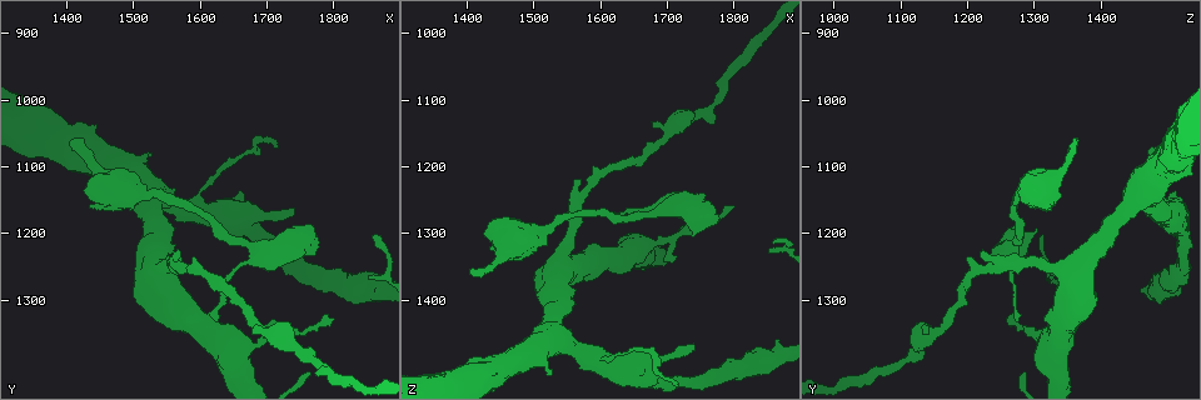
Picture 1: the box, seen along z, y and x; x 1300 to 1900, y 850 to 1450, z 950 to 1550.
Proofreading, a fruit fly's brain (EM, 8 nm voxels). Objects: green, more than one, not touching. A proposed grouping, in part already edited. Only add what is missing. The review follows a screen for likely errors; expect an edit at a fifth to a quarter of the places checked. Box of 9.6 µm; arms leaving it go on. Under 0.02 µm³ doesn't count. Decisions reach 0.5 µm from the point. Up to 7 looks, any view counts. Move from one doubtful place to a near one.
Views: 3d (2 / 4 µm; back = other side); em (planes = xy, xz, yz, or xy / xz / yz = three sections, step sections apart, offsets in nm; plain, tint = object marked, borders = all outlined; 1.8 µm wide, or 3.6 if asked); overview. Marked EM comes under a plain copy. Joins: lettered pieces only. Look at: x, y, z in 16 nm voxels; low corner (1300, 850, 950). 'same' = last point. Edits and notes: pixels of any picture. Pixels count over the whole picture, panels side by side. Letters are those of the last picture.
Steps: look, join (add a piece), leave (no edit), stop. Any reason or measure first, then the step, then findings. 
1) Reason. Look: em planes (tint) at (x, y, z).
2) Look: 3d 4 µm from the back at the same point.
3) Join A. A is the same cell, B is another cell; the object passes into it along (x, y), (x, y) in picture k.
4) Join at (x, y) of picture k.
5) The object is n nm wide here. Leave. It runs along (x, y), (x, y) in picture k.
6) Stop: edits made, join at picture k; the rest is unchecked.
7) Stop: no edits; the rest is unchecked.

Free end. Look: 3d 4 µm at (1565, 1225, 1225).

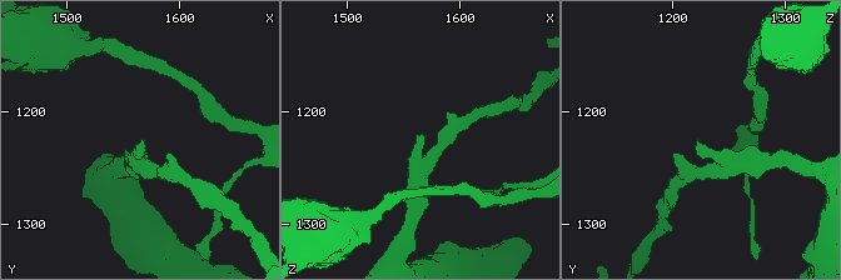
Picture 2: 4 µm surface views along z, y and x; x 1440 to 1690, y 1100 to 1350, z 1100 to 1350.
Shape alone is not enough. Look: em planes (borders) at (1566, 1228, 1220).

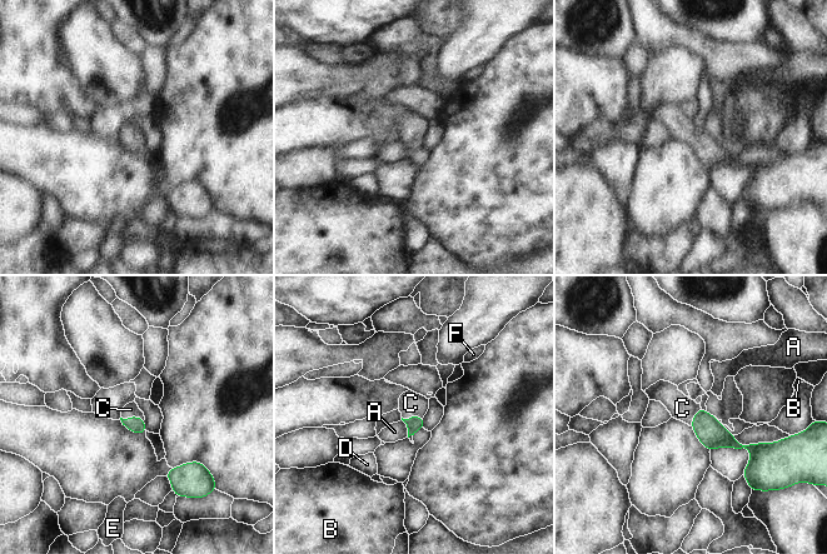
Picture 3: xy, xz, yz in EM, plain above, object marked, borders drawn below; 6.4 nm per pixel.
Join C. C is the same cell, A, B, D, E and F are other cells; the object passes into it along (134, 424), (133, 415), (130, 409) in picture 3; the cell continues.

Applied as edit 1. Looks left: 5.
Branch stops here. Look: 3d 4 µm at (1410, 1065, 1360).

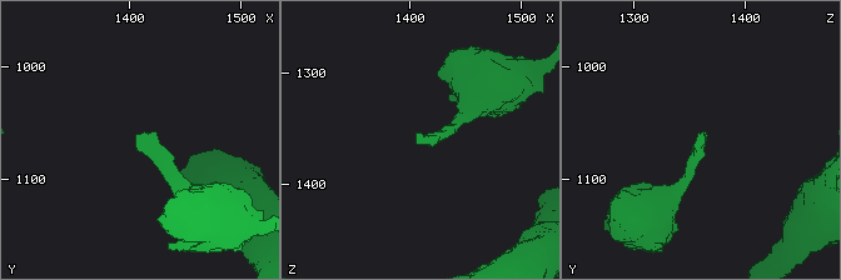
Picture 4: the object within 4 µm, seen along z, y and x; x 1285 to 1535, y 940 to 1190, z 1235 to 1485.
Look: em planes (borders) at (1408, 1062, 1364).

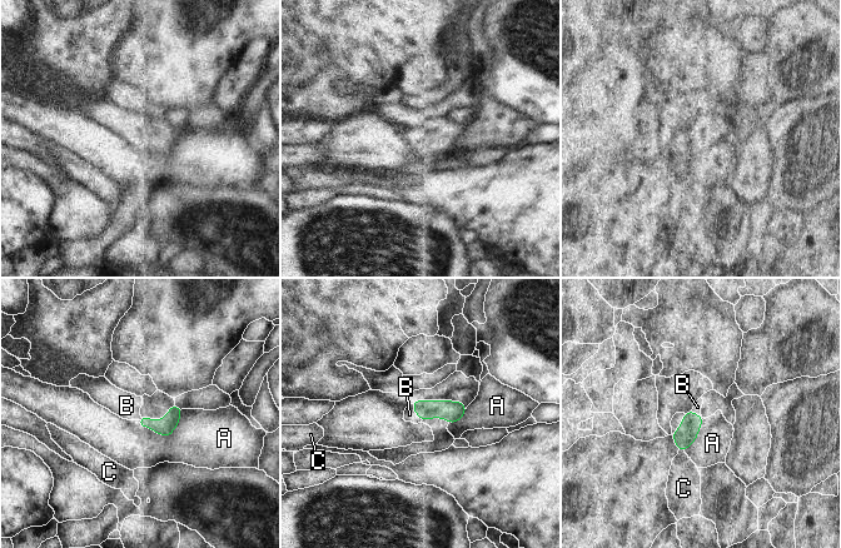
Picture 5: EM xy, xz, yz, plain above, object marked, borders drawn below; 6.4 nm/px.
The object is 100 nm wide here. Join B. B is the same cell, A and C are other cells; the object passes into it along (452, 412), (416, 412), (409, 414) in picture 5; it goes on there.

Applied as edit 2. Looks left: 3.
Branch stops here. Look: 3d 4 µm at (1710, 1325, 1335).

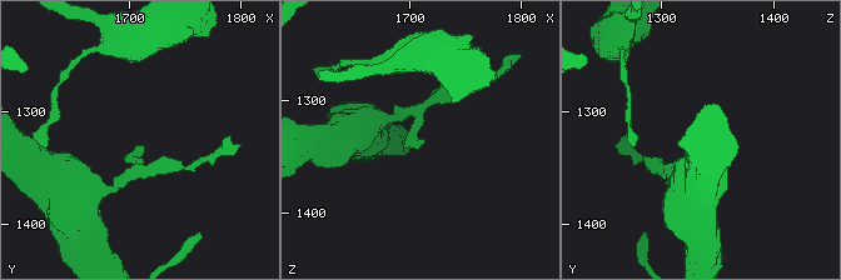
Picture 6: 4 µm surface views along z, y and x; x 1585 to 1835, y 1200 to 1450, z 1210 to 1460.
Shape alone is not enough. Look: em planes (borders) at (1708, 1328, 1338).

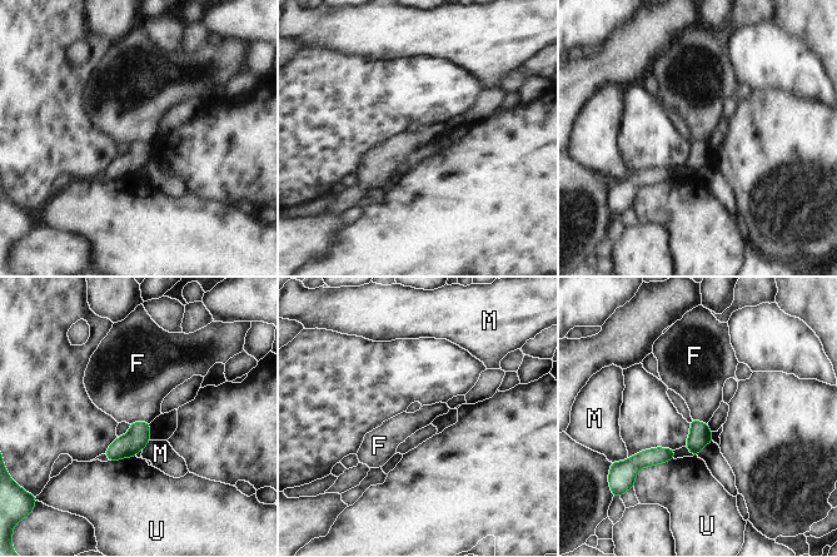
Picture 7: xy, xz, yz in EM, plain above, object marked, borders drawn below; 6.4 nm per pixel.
Leave. F, M and U are other cells; no lettered piece goes on from it.

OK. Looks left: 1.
Stop: edits made, join at picture 3, join at picture 5; the rest is unchecked.

